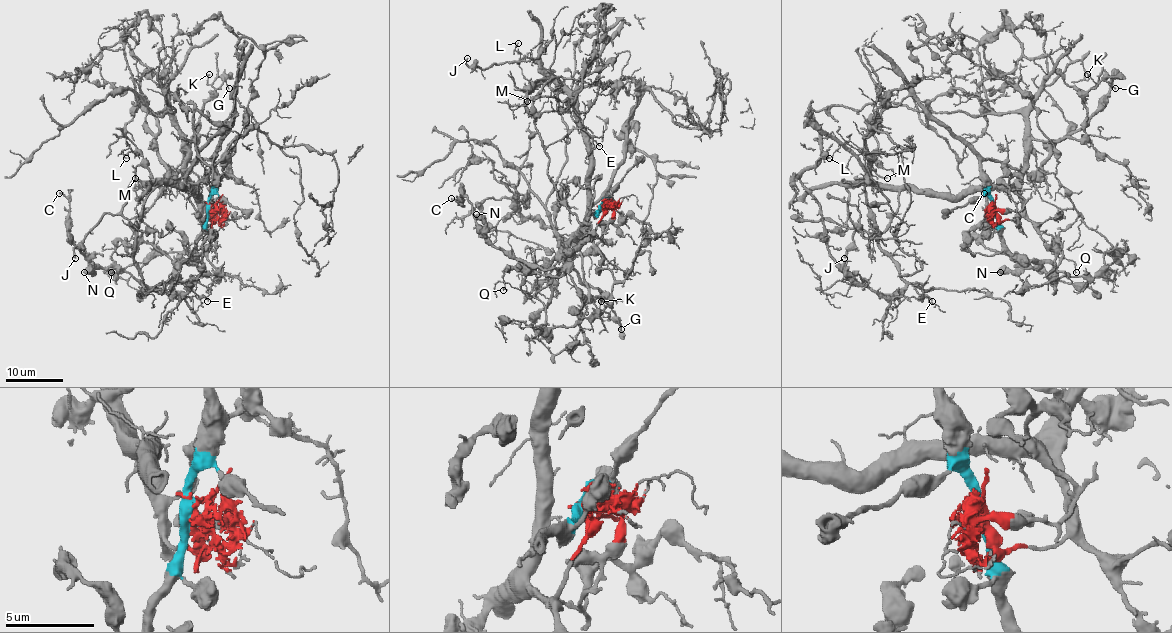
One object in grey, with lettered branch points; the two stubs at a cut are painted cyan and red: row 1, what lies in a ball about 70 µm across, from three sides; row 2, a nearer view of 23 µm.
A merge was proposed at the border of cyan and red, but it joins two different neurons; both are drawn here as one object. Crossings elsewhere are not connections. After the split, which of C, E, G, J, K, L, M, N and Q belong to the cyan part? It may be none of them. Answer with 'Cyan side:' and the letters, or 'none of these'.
Cyan side: C, N, Q

